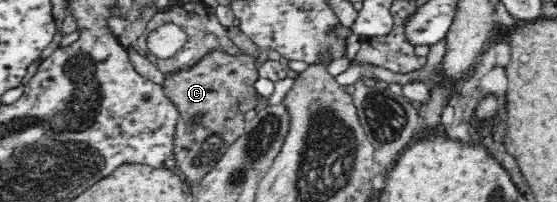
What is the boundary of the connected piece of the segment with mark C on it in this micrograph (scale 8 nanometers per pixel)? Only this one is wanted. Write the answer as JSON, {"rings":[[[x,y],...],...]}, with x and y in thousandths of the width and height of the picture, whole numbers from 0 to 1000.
{"rings":[[[379,248],[339,337],[293,361],[293,460],[323,554],[311,653],[309,772],[338,906],[355,906],[372,851],[386,832],[413,718],[436,663],[442,599],[438,569],[461,525],[465,465],[456,416],[465,381],[463,337],[461,277],[436,248],[425,267]]]}

